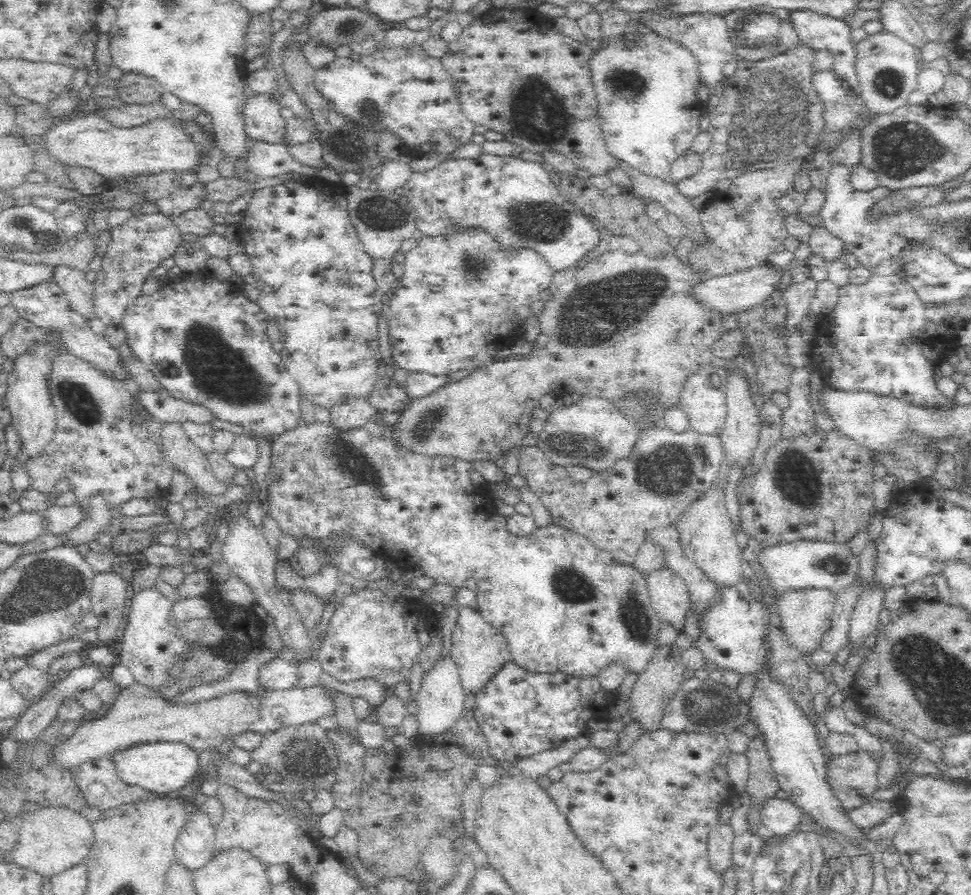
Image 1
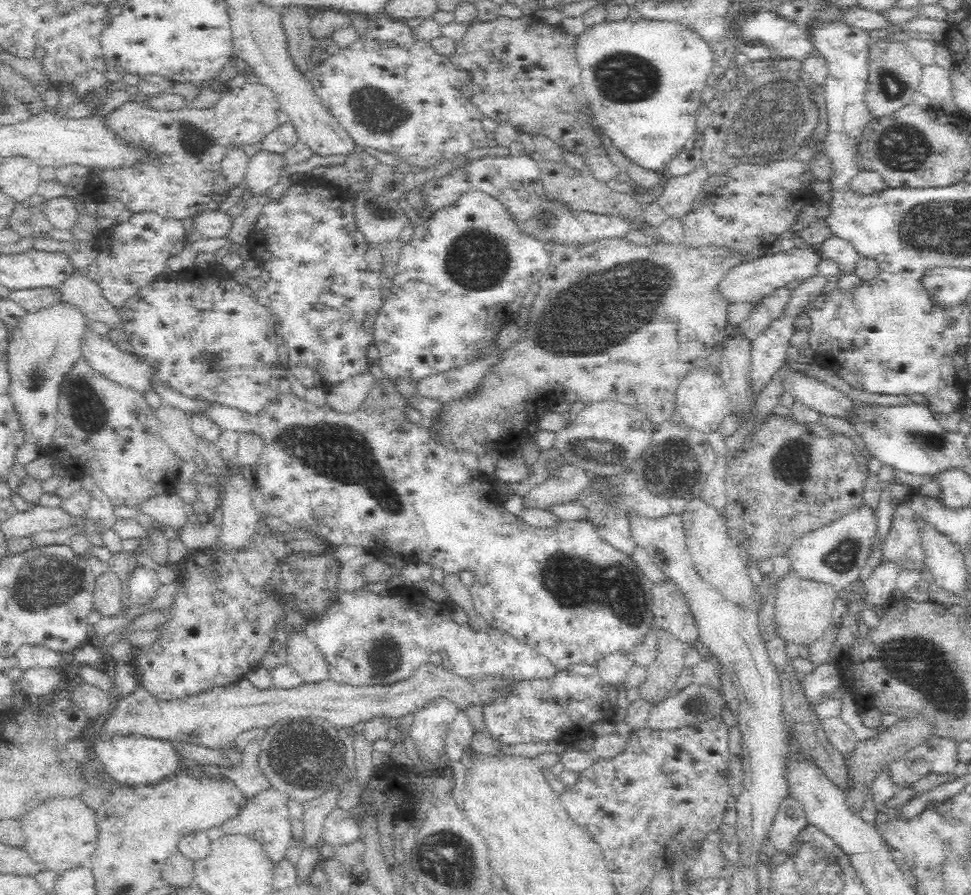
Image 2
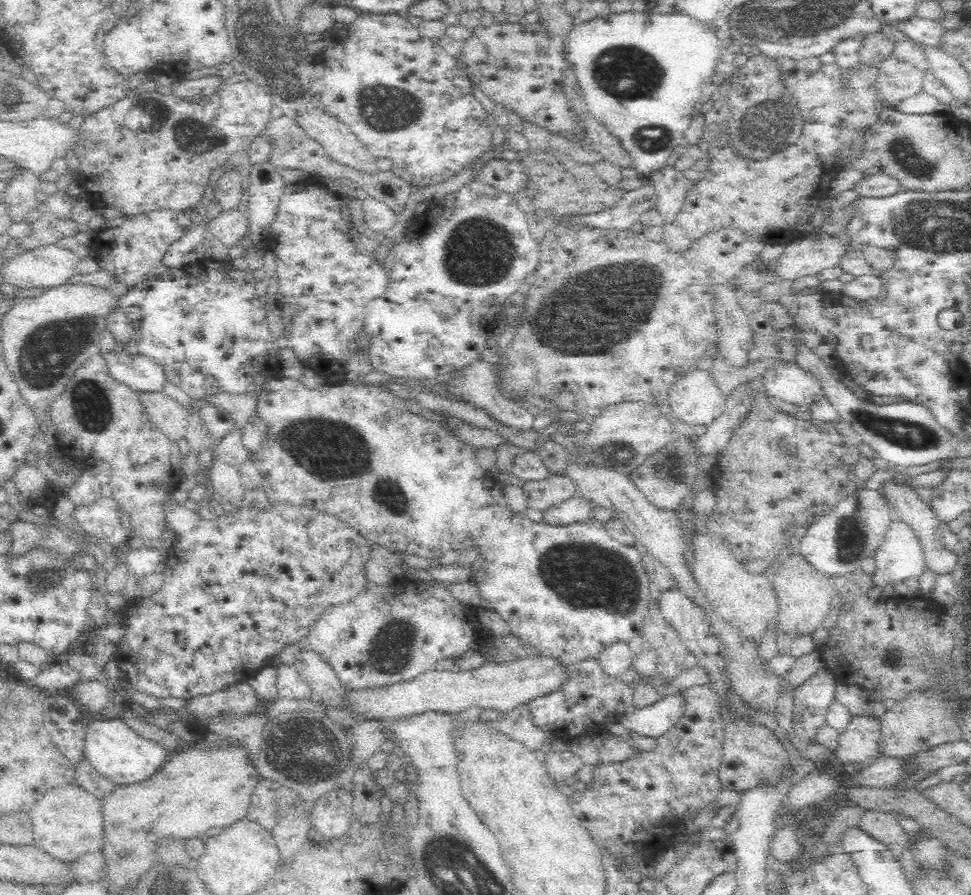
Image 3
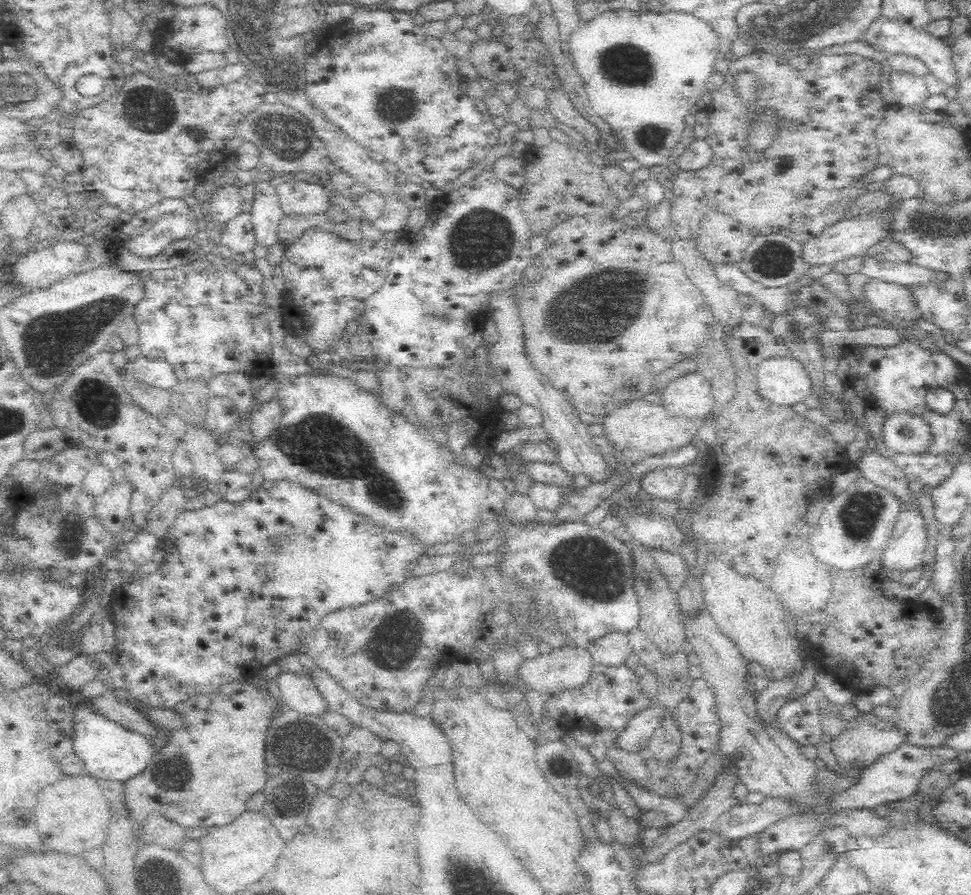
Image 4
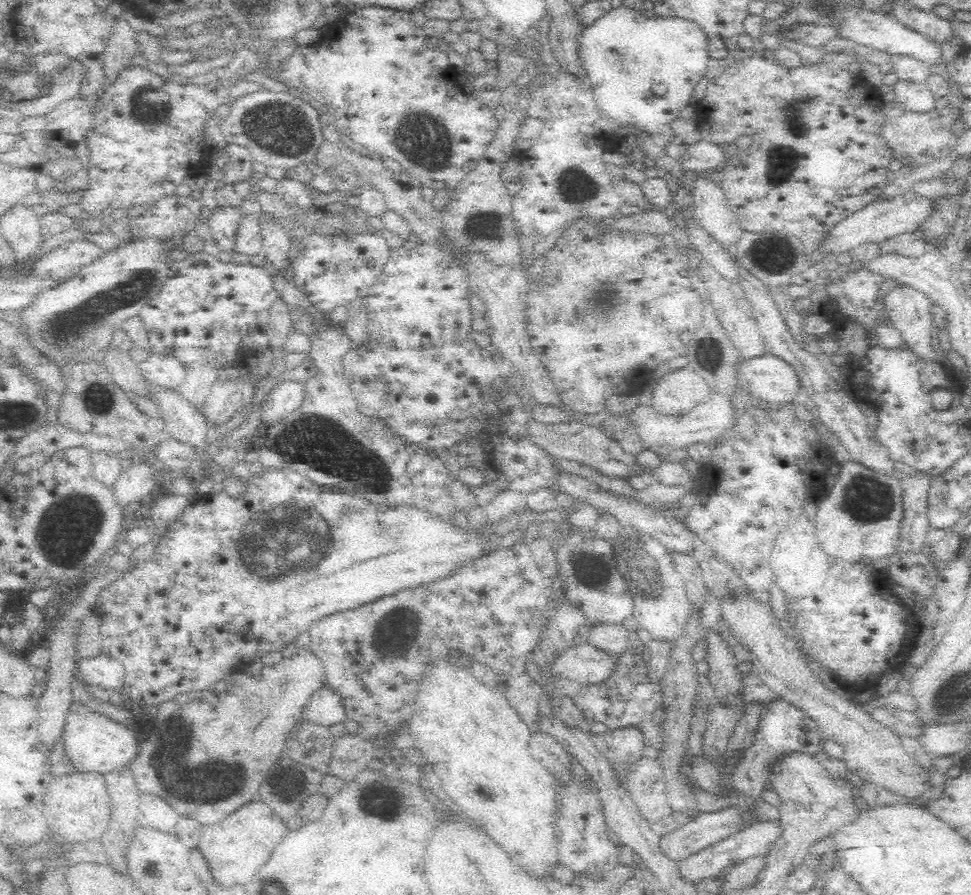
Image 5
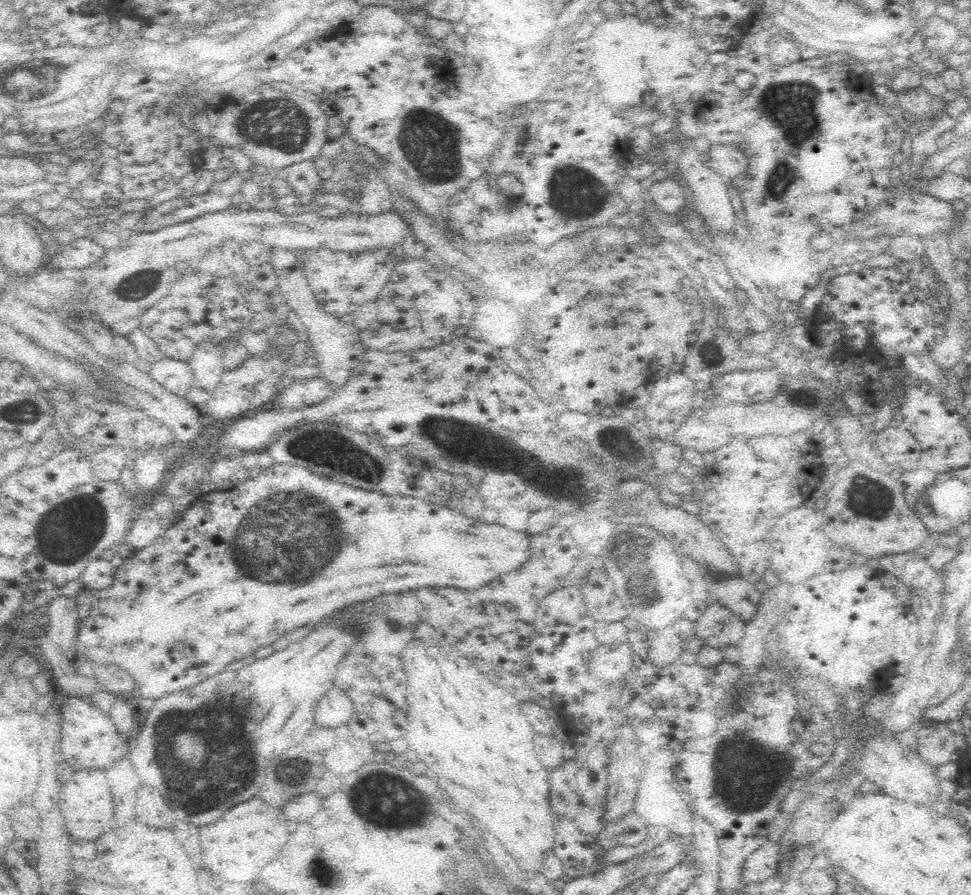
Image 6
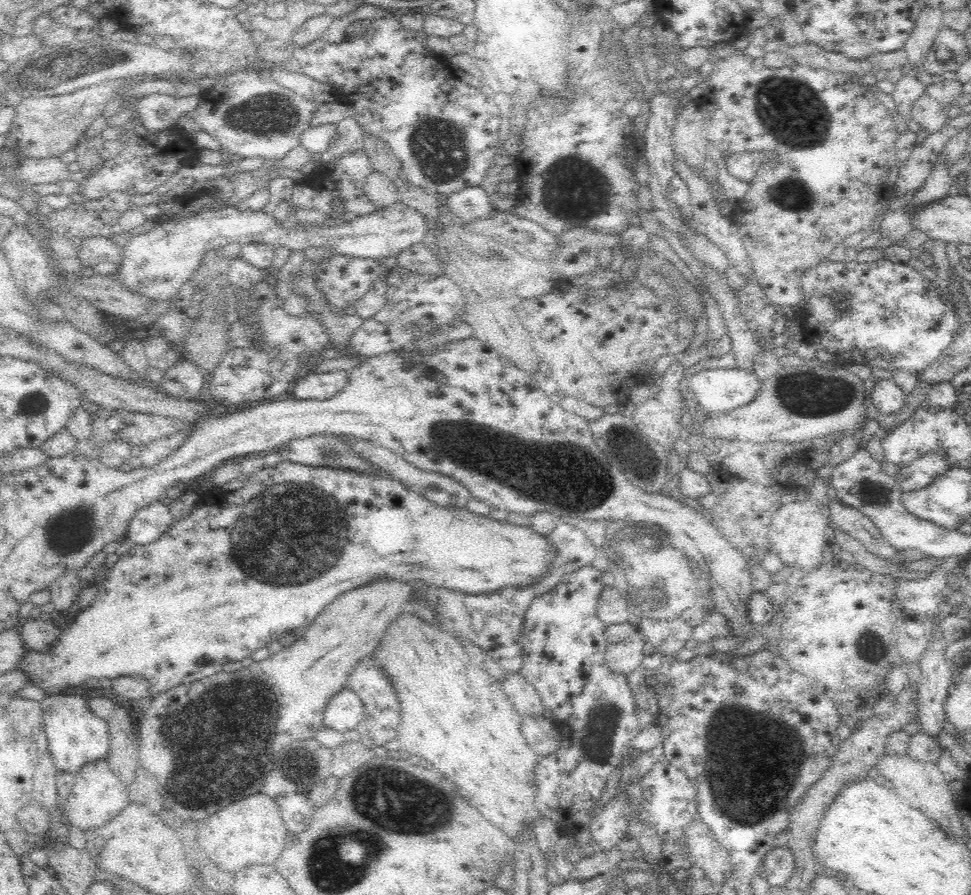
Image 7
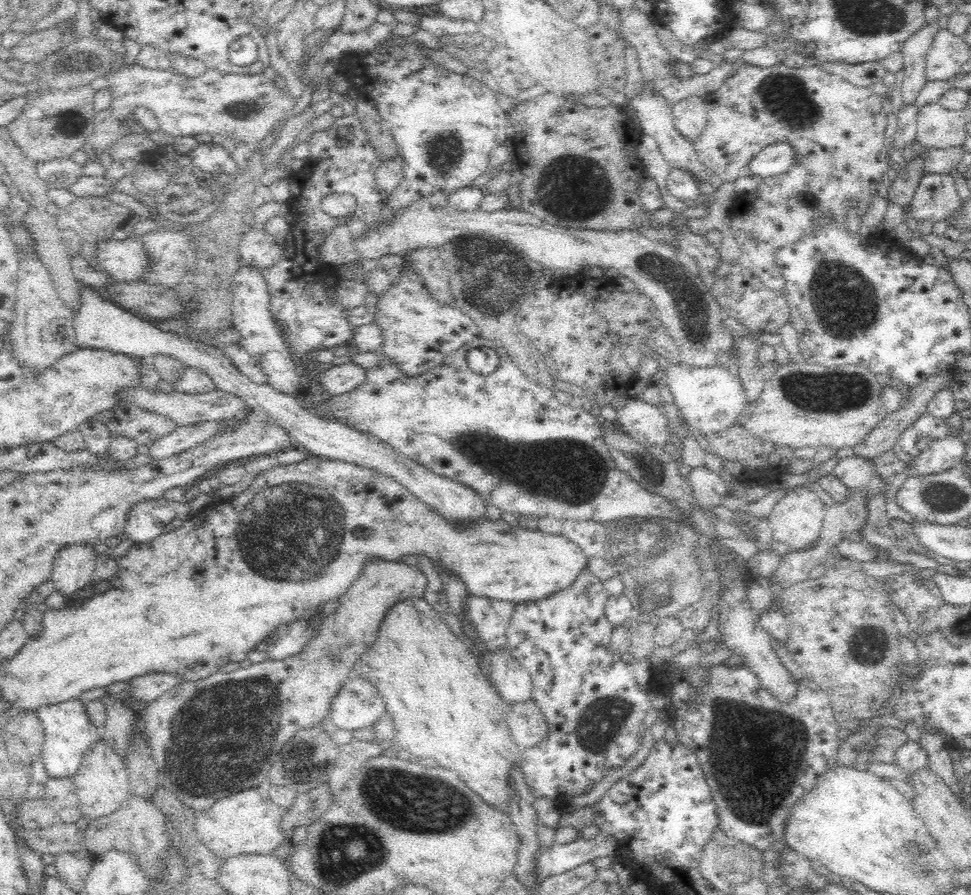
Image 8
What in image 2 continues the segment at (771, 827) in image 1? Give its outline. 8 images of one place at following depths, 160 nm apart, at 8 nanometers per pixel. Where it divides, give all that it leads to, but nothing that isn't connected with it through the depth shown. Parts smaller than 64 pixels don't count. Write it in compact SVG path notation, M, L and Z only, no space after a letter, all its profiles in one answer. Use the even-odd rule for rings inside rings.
M792 796L786 798L776 814L770 830L770 843L780 854L786 855L795 848L796 840L800 832L808 825L802 804Z

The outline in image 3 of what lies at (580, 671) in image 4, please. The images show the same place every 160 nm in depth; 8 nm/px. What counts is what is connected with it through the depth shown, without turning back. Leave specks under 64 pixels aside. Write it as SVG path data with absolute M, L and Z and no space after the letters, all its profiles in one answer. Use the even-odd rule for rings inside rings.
M541 654L526 657L514 658L510 662L486 662L473 670L460 671L445 665L441 670L438 668L421 674L411 681L402 681L392 686L385 686L382 689L366 689L363 691L349 691L350 700L355 708L369 716L389 716L390 718L402 718L410 714L422 714L426 711L436 711L450 715L460 710L468 710L472 706L483 709L495 708L502 713L516 708L518 704L533 701L535 698L543 697L555 690L560 690L567 684L570 678L569 668L571 664L564 664L561 656L552 654Z

